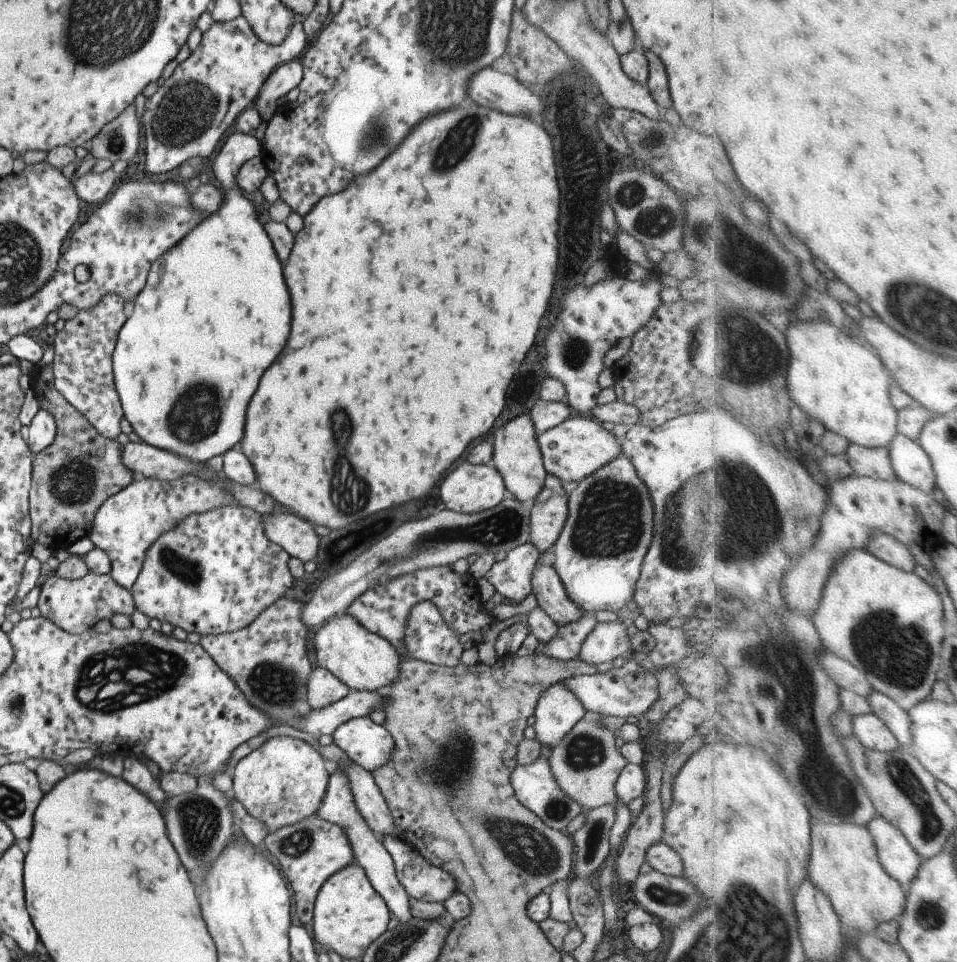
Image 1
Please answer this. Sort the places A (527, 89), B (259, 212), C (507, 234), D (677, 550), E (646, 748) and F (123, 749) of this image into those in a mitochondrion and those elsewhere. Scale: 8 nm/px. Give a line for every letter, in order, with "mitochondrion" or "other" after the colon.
A: other
B: other
C: other
D: mitochondrion
E: other
F: other

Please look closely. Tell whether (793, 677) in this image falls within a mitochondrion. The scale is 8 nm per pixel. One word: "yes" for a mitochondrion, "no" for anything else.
yes

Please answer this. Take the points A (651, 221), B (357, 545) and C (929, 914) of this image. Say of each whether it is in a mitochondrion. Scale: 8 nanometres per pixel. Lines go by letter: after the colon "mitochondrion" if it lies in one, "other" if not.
A: mitochondrion
B: mitochondrion
C: mitochondrion

